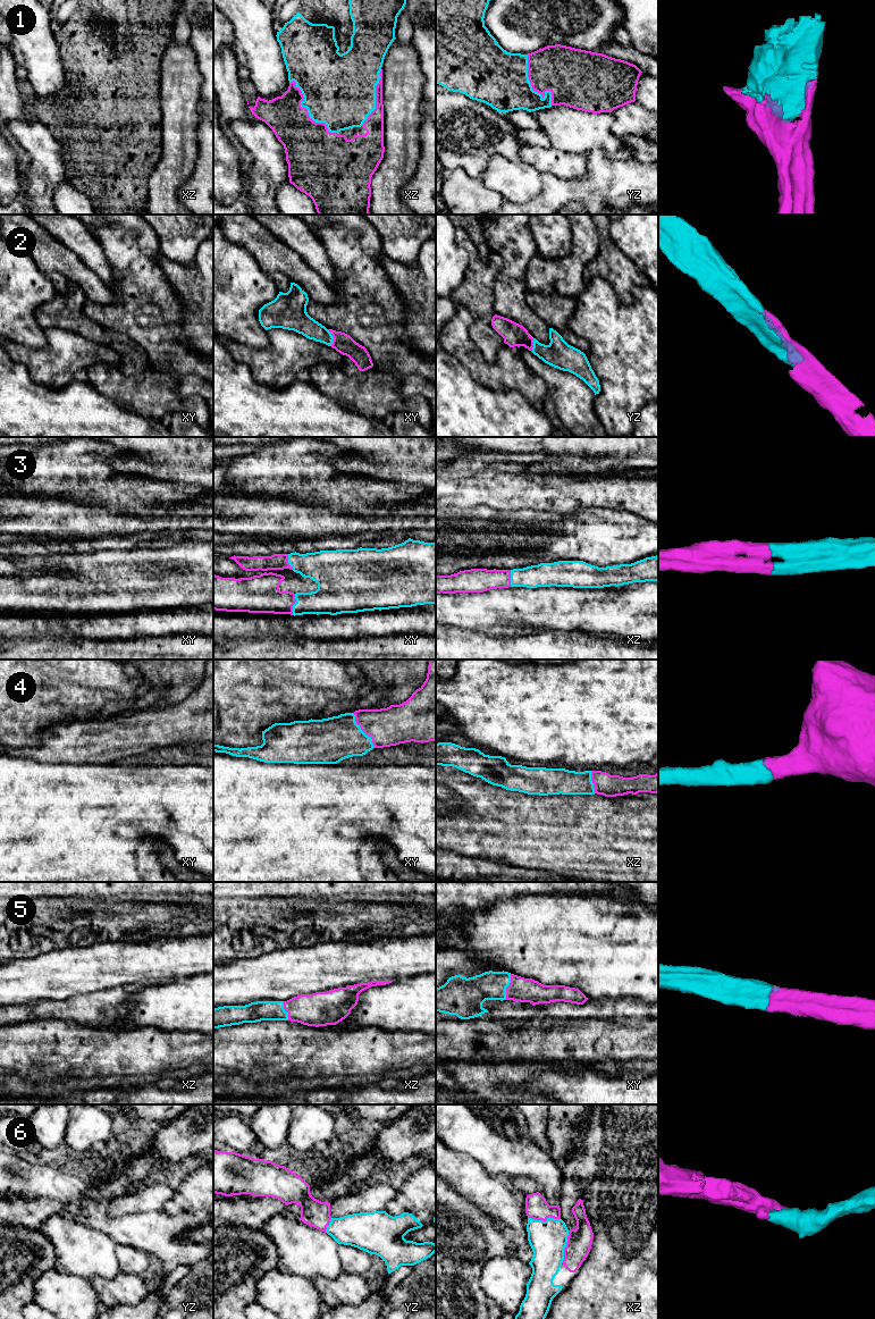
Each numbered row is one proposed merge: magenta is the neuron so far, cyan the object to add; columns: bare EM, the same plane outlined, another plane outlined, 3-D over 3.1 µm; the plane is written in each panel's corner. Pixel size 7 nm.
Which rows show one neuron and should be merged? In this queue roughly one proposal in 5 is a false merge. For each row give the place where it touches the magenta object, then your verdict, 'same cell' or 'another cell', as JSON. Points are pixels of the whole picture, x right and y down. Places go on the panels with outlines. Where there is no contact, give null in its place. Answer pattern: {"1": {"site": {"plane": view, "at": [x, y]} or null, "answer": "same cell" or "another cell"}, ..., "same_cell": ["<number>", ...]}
{"1": {"site": {"plane": "xz", "at": [306, 110]}, "answer": "same cell"}, "2": {"site": {"plane": "xy", "at": [333, 336]}, "answer": "same cell"}, "3": {"site": {"plane": "xy", "at": [294, 603]}, "answer": "same cell"}, "4": {"site": {"plane": "xy", "at": [362, 730]}, "answer": "same cell"}, "5": {"site": {"plane": "xy", "at": [507, 986]}, "answer": "same cell"}, "6": {"site": {"plane": "xz", "at": [544, 1220]}, "answer": "same cell"}, "same_cell": ["1", "2", "3", "4", "5", "6"]}

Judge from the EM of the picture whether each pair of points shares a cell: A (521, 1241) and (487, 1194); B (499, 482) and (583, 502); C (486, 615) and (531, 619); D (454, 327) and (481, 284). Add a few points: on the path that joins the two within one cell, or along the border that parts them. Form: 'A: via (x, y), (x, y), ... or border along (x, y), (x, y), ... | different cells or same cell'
A: via (519, 1229), (518, 1225), (498, 1206) | same cell
B: via (520, 489), (530, 490), (545, 504), (563, 504) | same cell
C: via (497, 615), (520, 615) | same cell
D: border along (454, 300), (462, 304), (472, 317), (470, 334) | different cells

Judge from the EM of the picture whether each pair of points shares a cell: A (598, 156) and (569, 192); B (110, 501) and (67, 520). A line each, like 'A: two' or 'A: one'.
A: one
B: two

